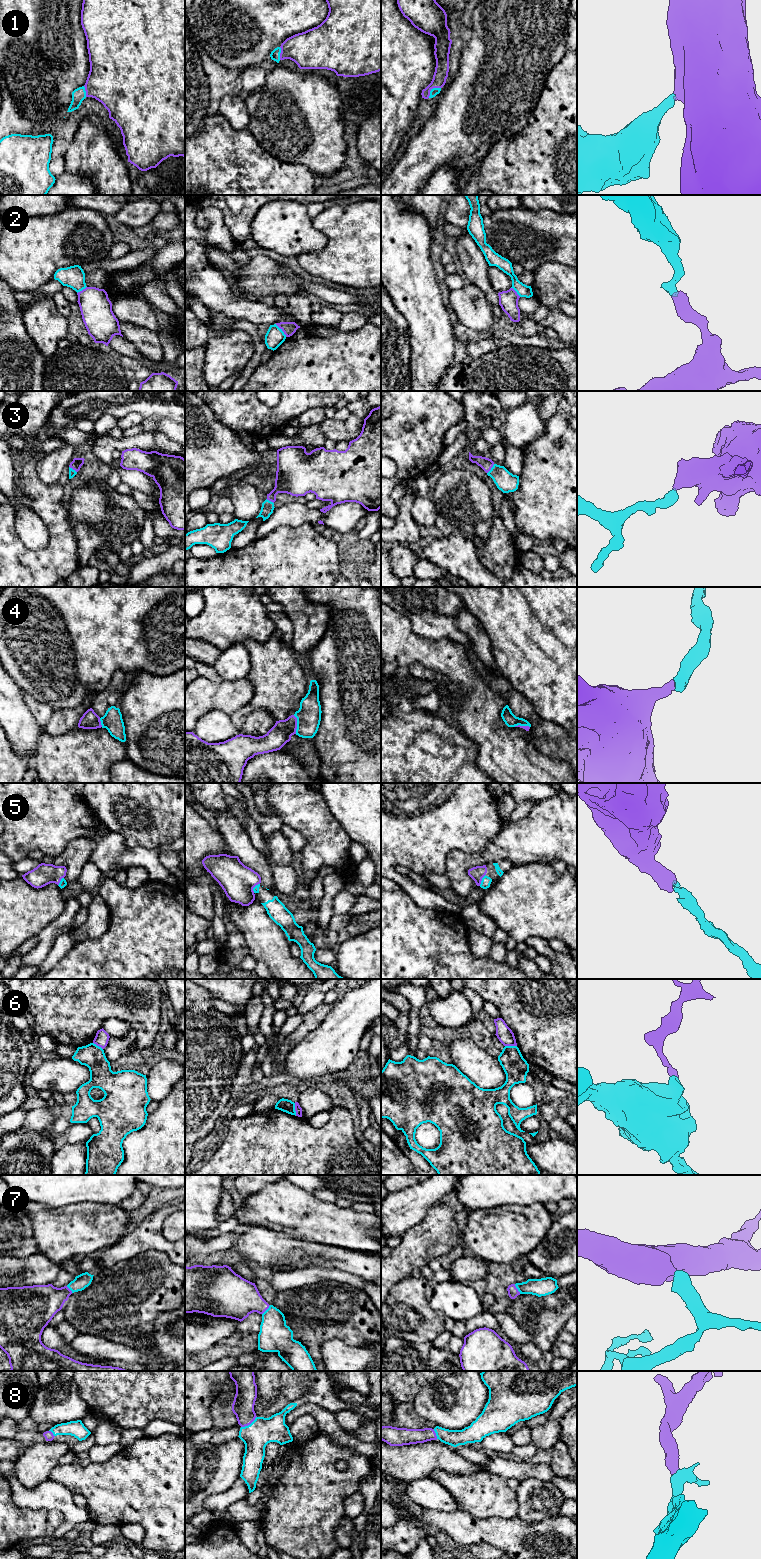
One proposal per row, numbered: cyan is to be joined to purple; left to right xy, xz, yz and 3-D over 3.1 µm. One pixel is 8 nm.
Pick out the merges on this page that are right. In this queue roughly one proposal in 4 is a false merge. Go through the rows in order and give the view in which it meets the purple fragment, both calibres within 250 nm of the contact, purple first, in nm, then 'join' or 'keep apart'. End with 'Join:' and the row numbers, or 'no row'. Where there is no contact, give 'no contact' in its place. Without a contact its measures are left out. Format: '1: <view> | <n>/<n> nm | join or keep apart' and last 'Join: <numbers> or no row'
1: yz | 110/60 nm | join
2: xz | 110/150 nm | keep apart
3: yz | 100/160 nm | join
4: xz | 170/190 nm | join
5: yz | 110/80 nm | join
6: xz | 60/110 nm | keep apart
7: yz | 90/140 nm | join
8: xz | 180/220 nm | join
Join: 1, 3, 4, 5, 7, 8

